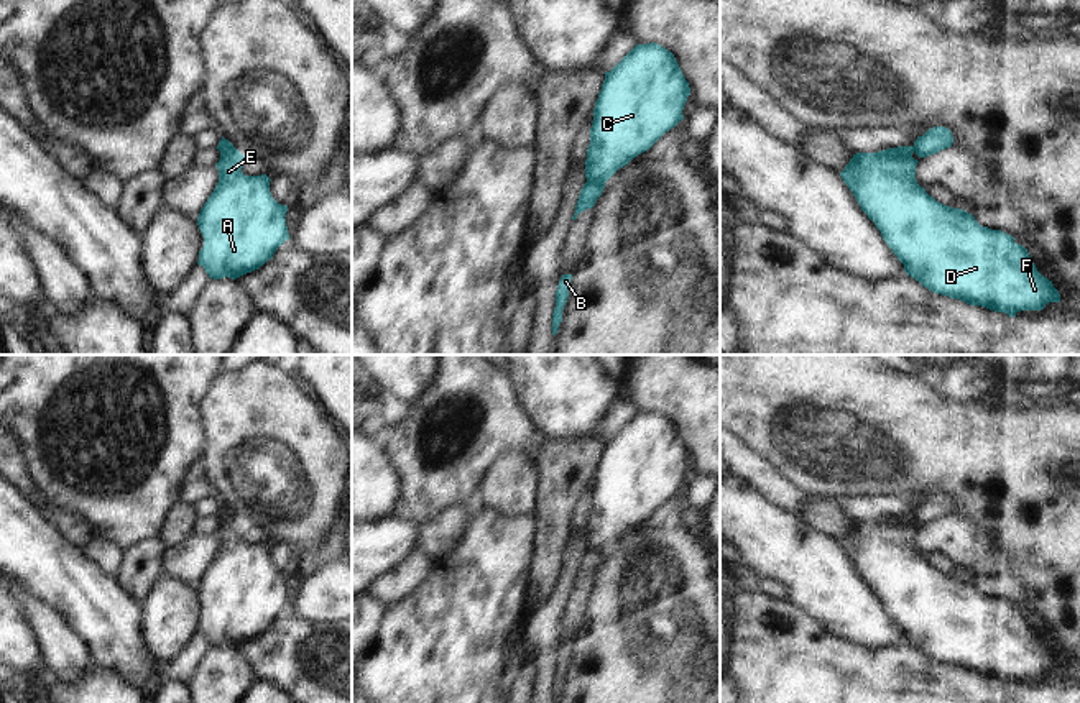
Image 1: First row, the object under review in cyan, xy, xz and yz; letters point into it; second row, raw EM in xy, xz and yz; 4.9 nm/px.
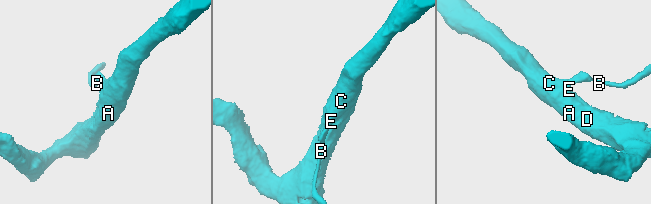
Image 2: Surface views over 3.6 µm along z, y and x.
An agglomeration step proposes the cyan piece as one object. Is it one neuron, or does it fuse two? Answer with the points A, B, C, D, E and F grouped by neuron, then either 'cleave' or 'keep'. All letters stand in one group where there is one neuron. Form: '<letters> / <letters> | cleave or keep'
A C D E F / B | cleave

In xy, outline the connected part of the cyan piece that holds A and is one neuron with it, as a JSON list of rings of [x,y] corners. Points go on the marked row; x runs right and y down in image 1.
[[[238,149],[220,153],[219,182],[197,217],[204,237],[197,264],[212,279],[258,269],[289,240],[288,205],[271,197],[266,174],[245,176],[243,163]]]

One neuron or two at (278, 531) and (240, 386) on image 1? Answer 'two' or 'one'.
one

